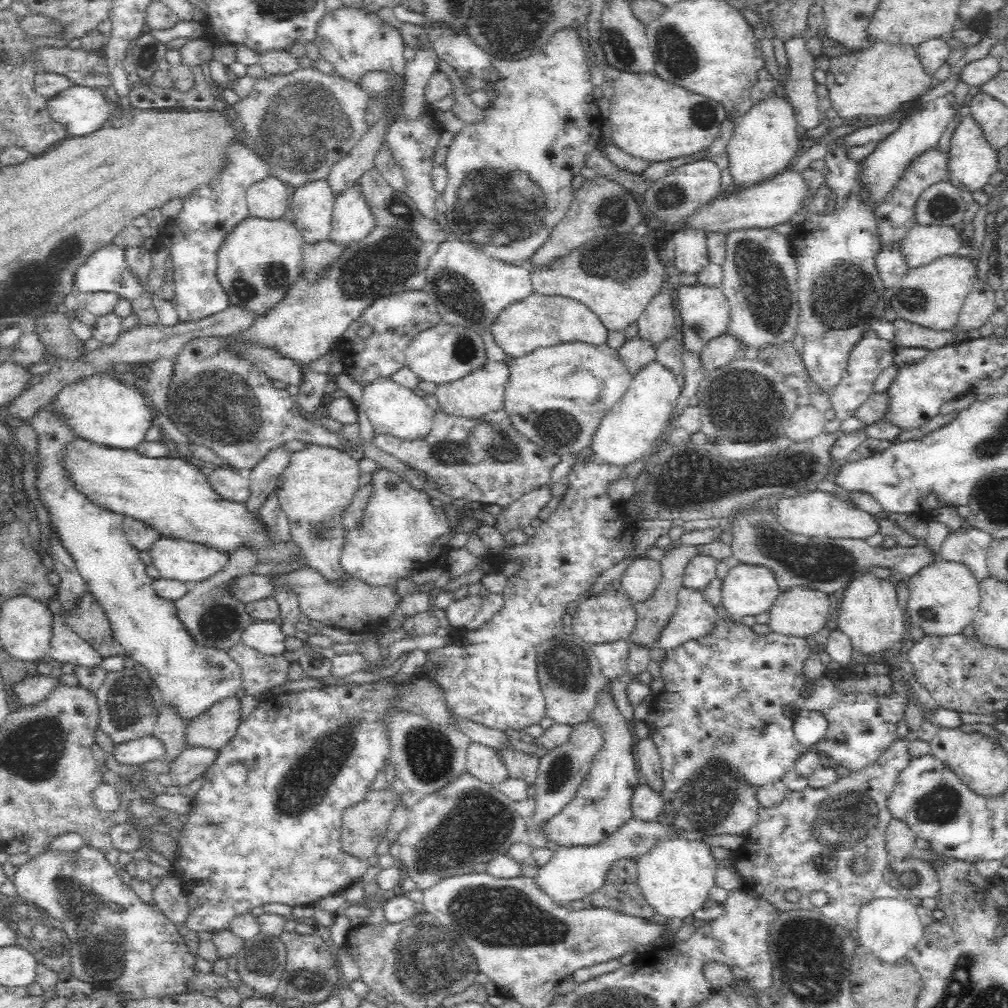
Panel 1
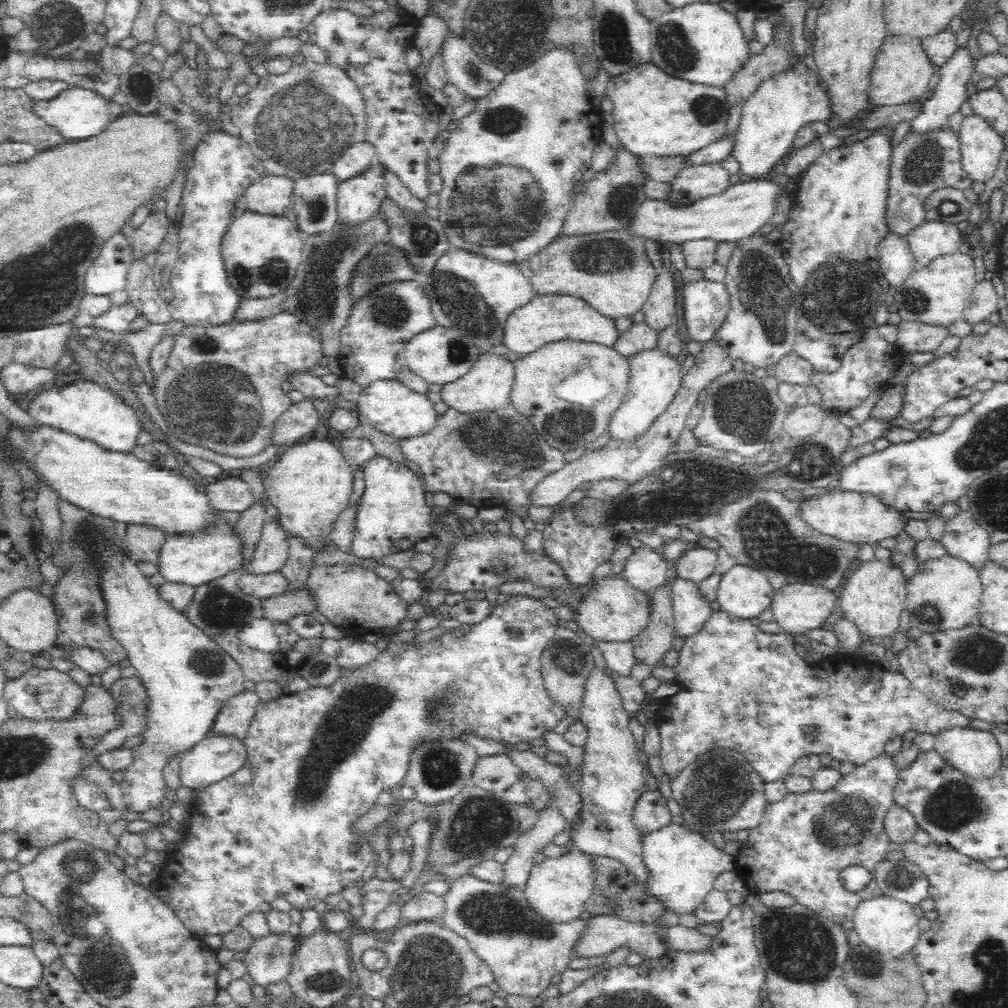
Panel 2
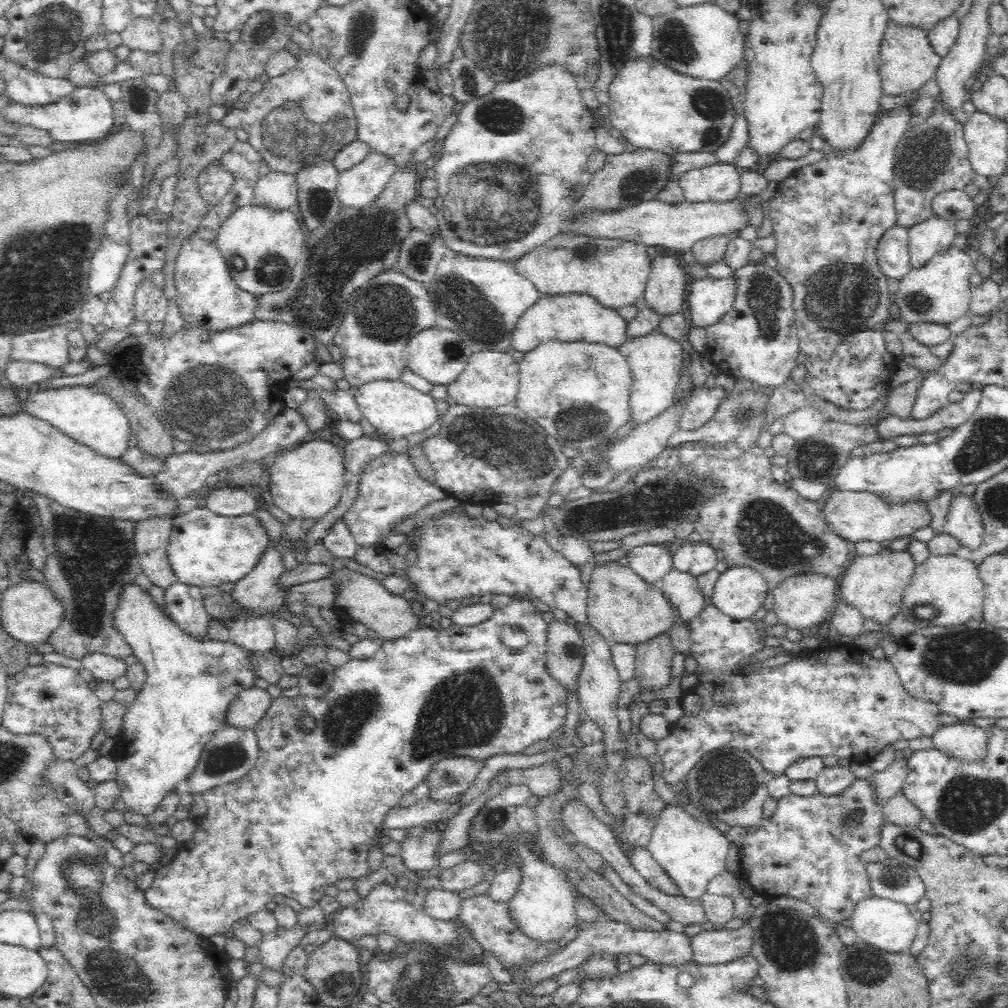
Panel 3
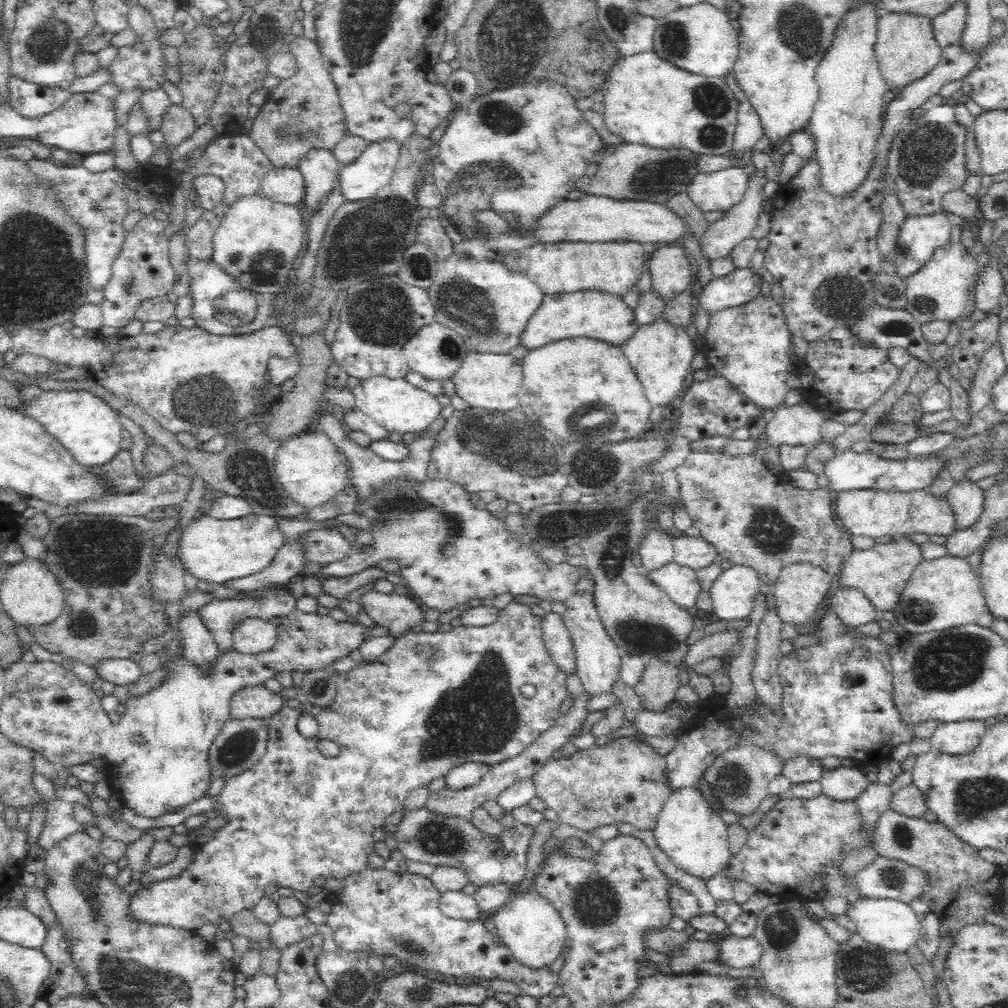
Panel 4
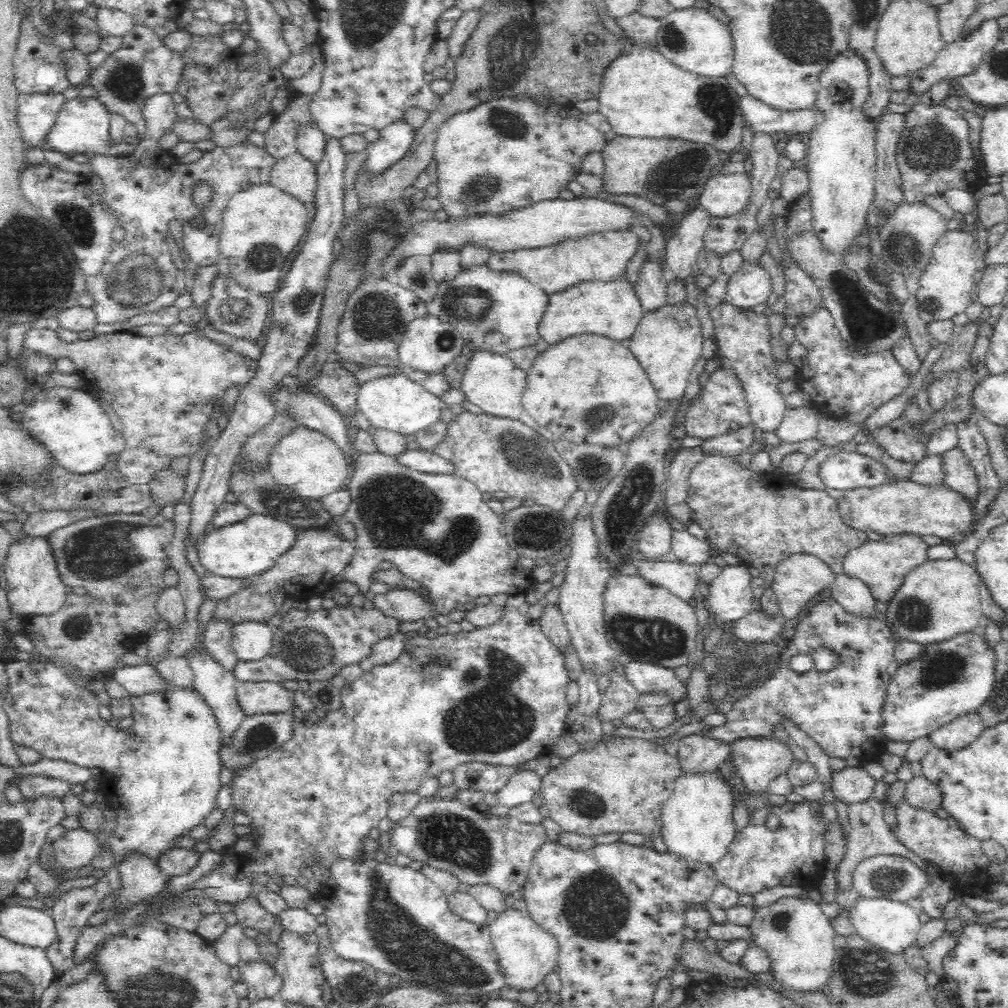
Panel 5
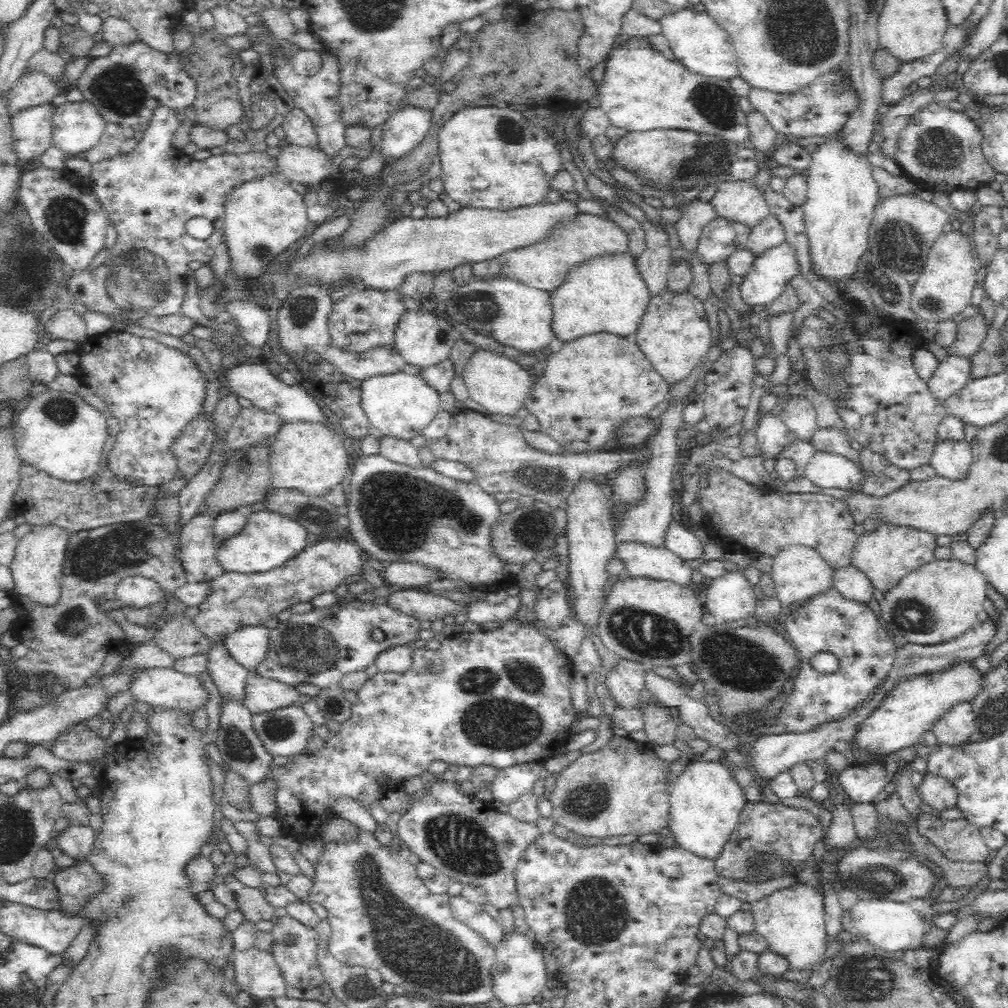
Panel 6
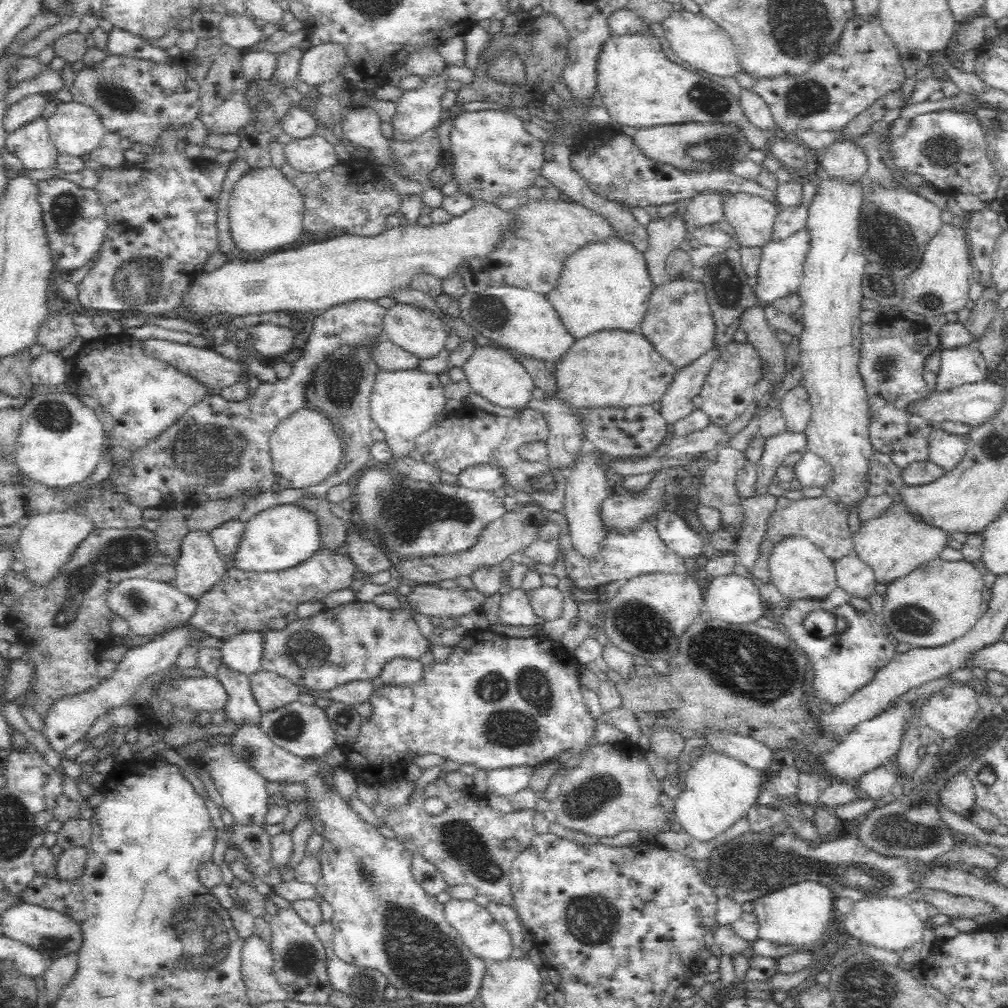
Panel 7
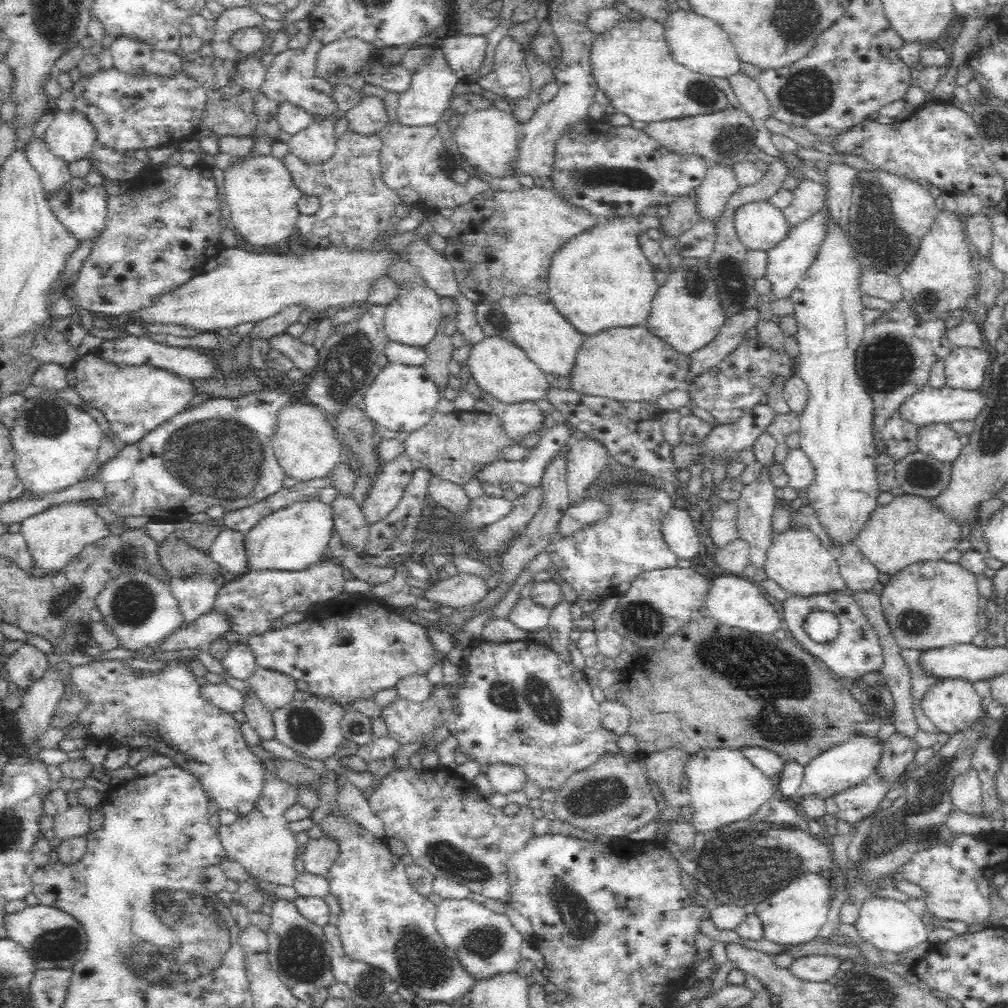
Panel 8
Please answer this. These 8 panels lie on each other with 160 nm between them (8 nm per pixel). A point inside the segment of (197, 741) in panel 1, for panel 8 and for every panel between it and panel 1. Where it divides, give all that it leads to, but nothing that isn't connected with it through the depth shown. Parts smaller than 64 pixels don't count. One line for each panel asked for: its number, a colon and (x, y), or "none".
2: (235, 718)
3: (250, 705)
4: (256, 701)
5: (262, 697)
6: (263, 694)
7: (271, 690)
8: (273, 688)

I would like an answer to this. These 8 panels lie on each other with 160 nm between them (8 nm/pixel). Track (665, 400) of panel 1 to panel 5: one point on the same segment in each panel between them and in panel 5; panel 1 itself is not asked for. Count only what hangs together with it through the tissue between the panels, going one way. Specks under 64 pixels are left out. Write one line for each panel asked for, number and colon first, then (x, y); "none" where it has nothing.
2: (656, 376)
3: (655, 359)
4: (661, 353)
5: (668, 341)

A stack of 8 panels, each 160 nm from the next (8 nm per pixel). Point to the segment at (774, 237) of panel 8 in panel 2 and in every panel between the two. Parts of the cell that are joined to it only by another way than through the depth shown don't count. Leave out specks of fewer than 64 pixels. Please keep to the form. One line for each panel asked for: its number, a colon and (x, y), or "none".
2: (696, 182)
3: (720, 183)
4: (719, 191)
5: (725, 195)
6: (740, 202)
7: (753, 218)

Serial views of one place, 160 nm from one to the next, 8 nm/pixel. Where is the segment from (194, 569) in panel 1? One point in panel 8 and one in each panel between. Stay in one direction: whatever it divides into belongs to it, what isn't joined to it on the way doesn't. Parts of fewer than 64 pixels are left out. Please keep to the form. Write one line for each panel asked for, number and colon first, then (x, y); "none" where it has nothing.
2: (195, 558)
3: (206, 550)
4: (214, 550)
5: (250, 547)
6: (269, 539)
7: (282, 537)
8: (293, 538)

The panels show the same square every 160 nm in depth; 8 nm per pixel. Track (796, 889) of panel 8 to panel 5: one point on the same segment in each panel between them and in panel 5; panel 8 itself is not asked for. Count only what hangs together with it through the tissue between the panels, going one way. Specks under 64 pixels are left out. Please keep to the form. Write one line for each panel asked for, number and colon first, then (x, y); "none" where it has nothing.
5: (794, 931)
6: (792, 921)
7: (797, 915)

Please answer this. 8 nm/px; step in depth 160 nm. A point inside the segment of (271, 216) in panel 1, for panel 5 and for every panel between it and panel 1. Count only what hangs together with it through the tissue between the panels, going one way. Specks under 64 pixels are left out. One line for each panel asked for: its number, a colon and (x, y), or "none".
2: (273, 194)
3: (277, 190)
4: (286, 185)
5: (294, 173)

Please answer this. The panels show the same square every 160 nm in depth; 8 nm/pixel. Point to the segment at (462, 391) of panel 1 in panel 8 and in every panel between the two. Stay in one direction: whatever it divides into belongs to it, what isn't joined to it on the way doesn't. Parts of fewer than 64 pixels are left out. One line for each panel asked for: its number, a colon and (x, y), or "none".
2: (487, 385)
3: (490, 379)
4: (490, 381)
5: (492, 381)
6: (500, 385)
7: (493, 372)
8: (500, 367)

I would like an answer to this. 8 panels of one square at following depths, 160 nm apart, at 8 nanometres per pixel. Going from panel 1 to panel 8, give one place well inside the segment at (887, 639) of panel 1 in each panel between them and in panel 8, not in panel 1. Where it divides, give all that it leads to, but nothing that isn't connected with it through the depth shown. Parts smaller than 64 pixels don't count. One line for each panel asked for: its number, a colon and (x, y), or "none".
2: (874, 594)
3: (875, 584)
4: (882, 572)
5: (882, 564)
6: (892, 551)
7: (894, 544)
8: (911, 528)

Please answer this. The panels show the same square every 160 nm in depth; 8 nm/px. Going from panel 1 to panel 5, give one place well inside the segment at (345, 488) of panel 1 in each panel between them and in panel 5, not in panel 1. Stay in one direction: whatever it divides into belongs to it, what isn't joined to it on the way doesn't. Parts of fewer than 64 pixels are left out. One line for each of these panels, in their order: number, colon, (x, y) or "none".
2: (310, 483)
3: (306, 481)
4: (309, 466)
5: (308, 462)

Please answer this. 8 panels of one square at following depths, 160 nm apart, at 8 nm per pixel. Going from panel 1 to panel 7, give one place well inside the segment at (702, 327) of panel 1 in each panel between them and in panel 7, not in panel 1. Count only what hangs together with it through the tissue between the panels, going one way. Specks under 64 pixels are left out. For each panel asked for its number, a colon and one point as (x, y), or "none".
2: (706, 303)
3: (710, 298)
4: (741, 286)
5: (752, 284)
6: (773, 270)
7: (780, 274)

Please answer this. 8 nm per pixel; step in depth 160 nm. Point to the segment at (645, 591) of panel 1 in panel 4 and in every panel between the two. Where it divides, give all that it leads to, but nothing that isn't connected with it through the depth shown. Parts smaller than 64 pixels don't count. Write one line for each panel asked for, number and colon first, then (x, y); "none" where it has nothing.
2: (646, 569)
3: (651, 561)
4: (656, 548)

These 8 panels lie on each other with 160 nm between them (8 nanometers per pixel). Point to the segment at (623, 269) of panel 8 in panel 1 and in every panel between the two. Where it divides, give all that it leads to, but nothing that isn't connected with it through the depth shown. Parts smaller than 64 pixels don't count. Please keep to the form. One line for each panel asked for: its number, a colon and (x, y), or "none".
1: (539, 321)
2: (547, 318)
3: (566, 318)
4: (600, 315)
5: (612, 308)
6: (606, 293)
7: (604, 285)

